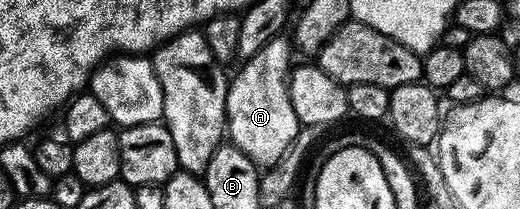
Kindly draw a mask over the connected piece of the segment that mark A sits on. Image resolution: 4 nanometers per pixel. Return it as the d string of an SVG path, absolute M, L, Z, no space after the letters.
M283 35L274 37L258 54L247 57L243 61L244 68L240 68L231 77L226 94L226 125L227 139L235 148L242 150L258 166L271 166L276 164L291 149L292 143L298 138L302 127L298 114L294 114L294 102L290 98L288 82L290 73L294 67L292 61L292 52L294 53L294 44L291 39Z

